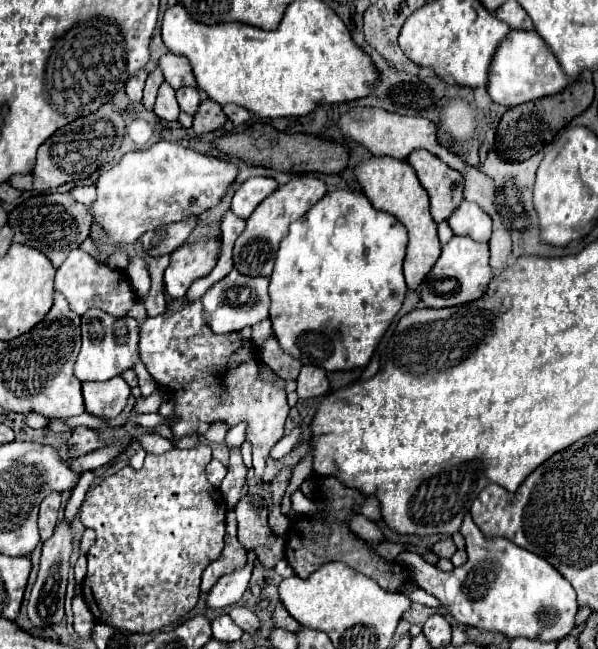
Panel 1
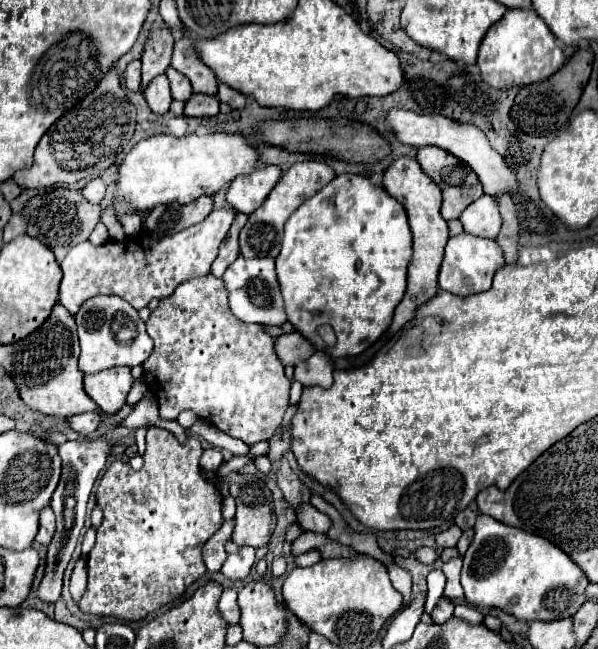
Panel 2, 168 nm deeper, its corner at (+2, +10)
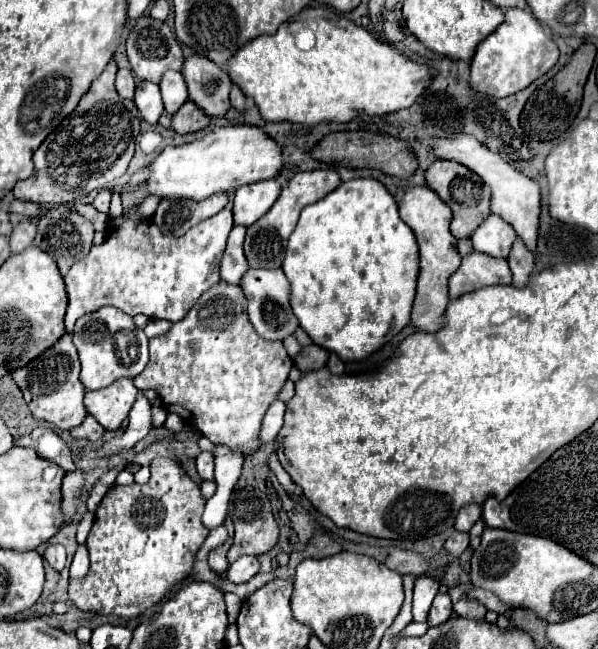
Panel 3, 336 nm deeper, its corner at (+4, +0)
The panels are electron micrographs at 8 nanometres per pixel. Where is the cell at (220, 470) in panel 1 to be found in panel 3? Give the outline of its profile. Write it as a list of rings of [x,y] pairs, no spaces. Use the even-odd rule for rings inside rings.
[[[201,452],[197,456],[197,474],[203,480],[213,480],[213,454],[211,452]]]

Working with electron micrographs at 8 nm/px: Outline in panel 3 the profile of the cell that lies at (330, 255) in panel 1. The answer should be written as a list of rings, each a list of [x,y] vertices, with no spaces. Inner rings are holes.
[[[355,178],[355,180],[343,182],[333,192],[329,192],[325,198],[317,200],[315,204],[305,206],[301,210],[301,218],[297,222],[297,228],[293,230],[293,234],[289,238],[285,260],[283,260],[281,268],[283,268],[283,272],[285,272],[285,276],[291,284],[291,300],[289,302],[291,302],[293,314],[299,320],[299,326],[309,334],[313,344],[317,344],[317,346],[321,346],[329,352],[335,352],[343,362],[353,362],[353,360],[367,358],[369,354],[379,350],[383,344],[387,344],[395,334],[399,334],[409,324],[413,296],[415,296],[415,284],[417,284],[417,272],[419,272],[417,242],[415,242],[415,236],[413,236],[413,230],[399,218],[395,198],[387,192],[387,188],[381,182],[377,182],[373,178]]]

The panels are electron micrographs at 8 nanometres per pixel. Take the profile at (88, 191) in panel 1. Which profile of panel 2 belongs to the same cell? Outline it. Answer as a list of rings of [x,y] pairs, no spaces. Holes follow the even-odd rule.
[[[95,178],[95,180],[91,180],[91,182],[81,190],[81,194],[87,196],[89,202],[99,204],[99,202],[105,198],[105,188],[107,188],[107,184],[105,184],[101,178]]]

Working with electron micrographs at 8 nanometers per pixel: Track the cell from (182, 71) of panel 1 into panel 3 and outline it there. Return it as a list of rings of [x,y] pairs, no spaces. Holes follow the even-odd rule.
[[[189,56],[183,62],[181,74],[187,82],[189,100],[205,114],[223,116],[229,110],[231,80],[221,66],[205,56]]]

